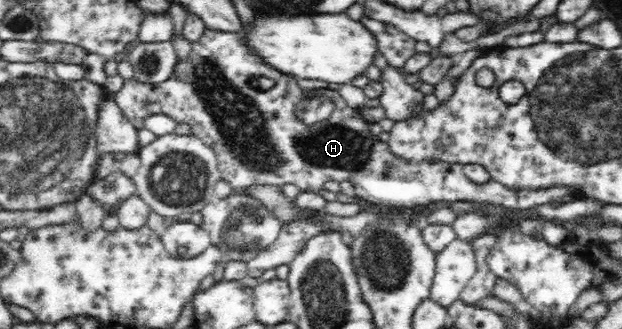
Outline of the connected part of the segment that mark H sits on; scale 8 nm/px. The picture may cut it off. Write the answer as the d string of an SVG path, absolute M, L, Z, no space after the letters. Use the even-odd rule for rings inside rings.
M207 29L198 42L192 44L190 56L179 61L173 74L163 82L146 83L137 79L127 79L122 88L113 96L125 117L138 129L144 128L145 120L153 114L165 114L178 124L189 125L192 135L199 137L209 145L217 157L217 166L221 179L226 180L233 192L239 193L252 186L293 184L300 191L318 192L325 182L349 180L354 186L355 196L361 196L373 204L387 204L409 208L430 202L473 202L474 204L493 204L507 209L531 209L554 202L573 201L583 188L572 186L550 186L537 189L513 189L493 179L484 183L474 183L464 173L466 166L443 161L421 162L414 164L404 158L395 157L387 142L381 141L370 129L369 123L362 118L360 109L351 108L339 95L339 91L327 86L310 85L307 89L299 86L298 78L283 74L277 69L259 62L251 50L243 45L237 32L220 32ZM327 97L334 109L325 122L309 126L296 114L296 107L304 98Z

